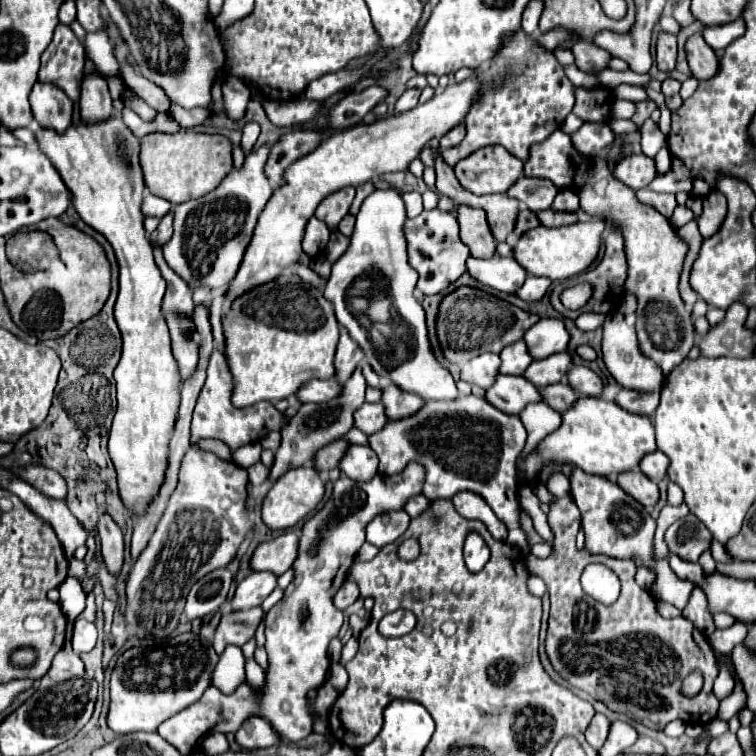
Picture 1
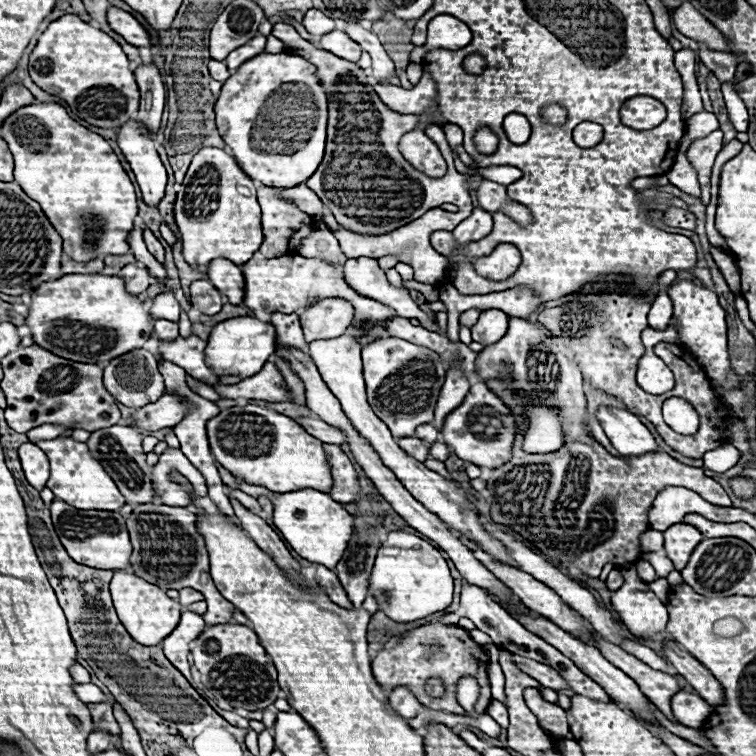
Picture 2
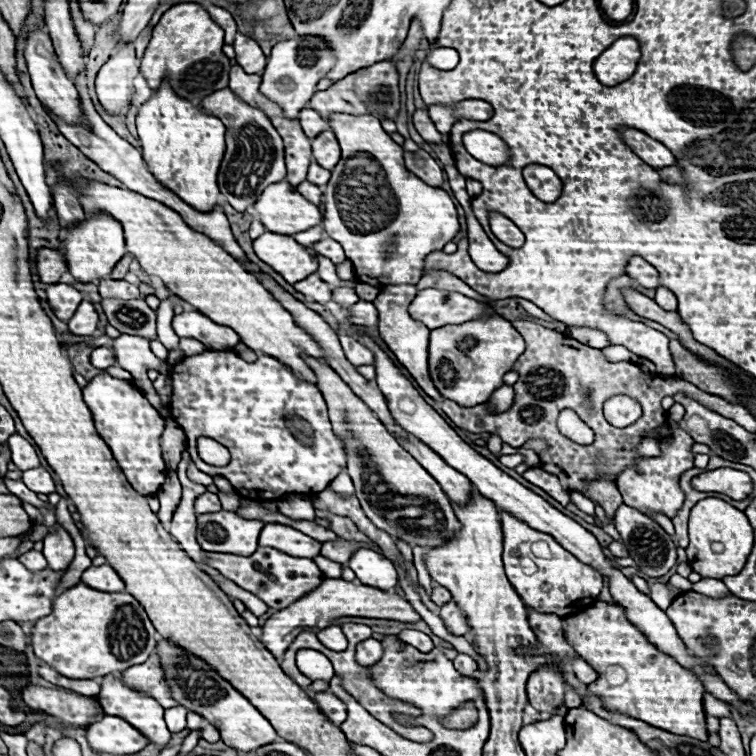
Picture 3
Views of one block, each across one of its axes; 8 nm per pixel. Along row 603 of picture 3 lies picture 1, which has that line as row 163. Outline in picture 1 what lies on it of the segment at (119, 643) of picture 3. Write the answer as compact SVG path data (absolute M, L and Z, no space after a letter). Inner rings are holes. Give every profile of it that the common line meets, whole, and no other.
M114 116L112 122L104 122L104 126L84 126L84 124L70 126L64 134L52 134L50 130L40 130L36 134L36 140L38 140L38 148L50 158L54 168L60 172L70 194L74 194L74 208L80 214L80 218L112 244L118 266L120 266L120 276L118 276L120 290L114 304L114 318L122 334L122 356L114 370L118 408L116 408L116 416L110 430L108 452L118 472L120 496L124 504L132 508L138 498L152 500L158 494L158 488L164 480L164 470L166 470L168 442L174 430L174 420L176 420L178 404L180 404L180 388L178 388L180 374L170 350L168 326L160 310L166 282L154 262L152 246L146 238L146 230L142 224L144 216L140 212L142 190L144 190L142 170L138 162L140 140L124 126L124 122L118 116Z

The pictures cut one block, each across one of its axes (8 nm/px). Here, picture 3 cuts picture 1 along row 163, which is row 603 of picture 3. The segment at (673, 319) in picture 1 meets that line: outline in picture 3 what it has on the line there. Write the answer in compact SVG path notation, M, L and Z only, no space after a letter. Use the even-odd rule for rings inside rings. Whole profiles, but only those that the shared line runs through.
M598 600L586 610L566 616L564 634L576 654L598 672L598 680L586 688L590 694L600 696L604 708L632 716L670 734L694 736L702 742L708 740L704 708L700 706L706 692L704 684L694 672L686 670L672 656L648 642L648 638L626 618L622 606ZM618 674L622 674L624 680L618 680Z

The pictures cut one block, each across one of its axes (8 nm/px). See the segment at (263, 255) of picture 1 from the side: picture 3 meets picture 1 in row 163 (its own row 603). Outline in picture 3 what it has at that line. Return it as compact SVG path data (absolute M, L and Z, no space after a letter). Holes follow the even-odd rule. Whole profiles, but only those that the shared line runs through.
M326 578L316 590L300 598L298 602L290 604L288 608L272 614L266 624L262 626L262 642L272 652L278 661L284 654L285 646L282 646L282 638L289 645L297 636L297 628L326 628L332 624L332 620L342 616L358 616L358 618L380 618L380 620L396 620L396 622L420 622L420 614L412 608L412 604L398 596L396 592L384 592L372 586L356 586L352 582L346 582L342 578ZM295 628L295 629L294 629ZM287 634L287 635L286 635ZM285 636L285 637L284 637Z

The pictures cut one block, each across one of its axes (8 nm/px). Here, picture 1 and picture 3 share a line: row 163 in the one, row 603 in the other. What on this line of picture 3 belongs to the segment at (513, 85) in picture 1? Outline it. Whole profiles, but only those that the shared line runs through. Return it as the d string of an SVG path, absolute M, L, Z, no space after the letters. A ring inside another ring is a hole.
M450 600L444 606L440 606L440 618L444 620L444 624L448 626L448 630L452 634L456 634L456 636L472 634L472 630L468 628L468 622L466 622L464 612L460 612L460 608L458 608L458 604L454 600Z

